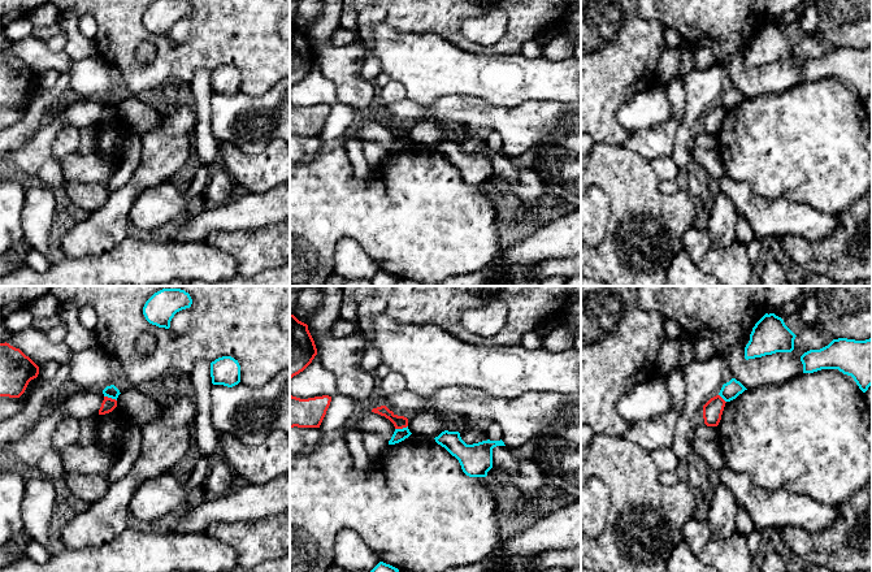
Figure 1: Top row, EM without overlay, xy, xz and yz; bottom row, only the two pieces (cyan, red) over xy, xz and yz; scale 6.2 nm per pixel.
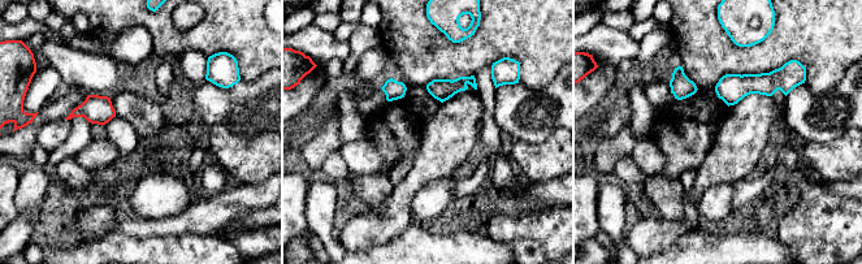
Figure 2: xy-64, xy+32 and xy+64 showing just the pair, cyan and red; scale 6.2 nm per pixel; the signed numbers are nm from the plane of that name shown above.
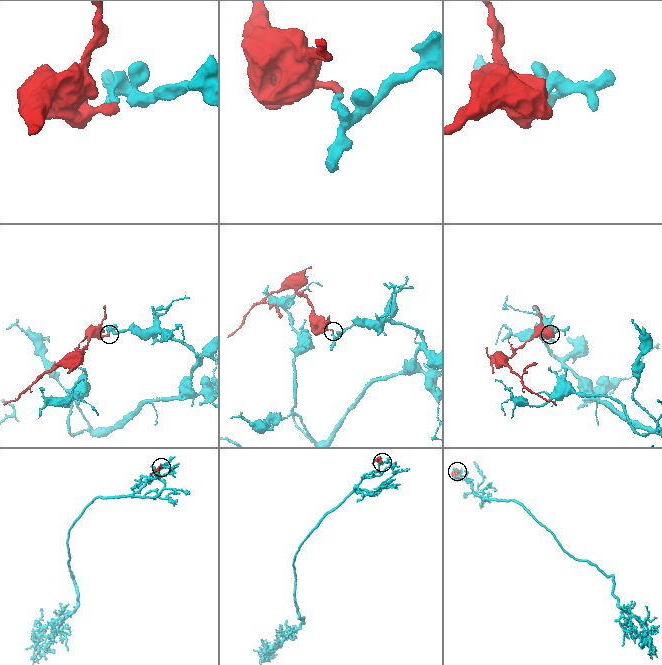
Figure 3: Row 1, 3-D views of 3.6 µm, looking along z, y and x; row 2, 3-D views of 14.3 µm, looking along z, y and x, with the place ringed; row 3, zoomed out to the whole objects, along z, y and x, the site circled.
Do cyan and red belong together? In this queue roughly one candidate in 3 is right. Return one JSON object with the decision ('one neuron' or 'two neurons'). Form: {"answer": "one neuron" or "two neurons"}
{"answer": "two neurons"}

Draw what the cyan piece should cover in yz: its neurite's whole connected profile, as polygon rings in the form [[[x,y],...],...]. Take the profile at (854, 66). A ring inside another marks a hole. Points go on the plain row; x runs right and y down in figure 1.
[[[872,46],[866,49],[833,48],[820,58],[810,58],[801,65],[803,82],[838,78],[851,84],[866,101],[872,94]]]

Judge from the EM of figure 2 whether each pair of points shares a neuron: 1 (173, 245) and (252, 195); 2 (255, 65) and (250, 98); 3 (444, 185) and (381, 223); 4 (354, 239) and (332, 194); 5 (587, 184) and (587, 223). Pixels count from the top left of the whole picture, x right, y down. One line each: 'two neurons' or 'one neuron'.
1: two neurons
2: two neurons
3: two neurons
4: two neurons
5: one neuron

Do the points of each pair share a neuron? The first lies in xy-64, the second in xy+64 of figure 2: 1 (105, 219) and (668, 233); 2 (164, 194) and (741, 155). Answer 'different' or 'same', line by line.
1: same
2: different

